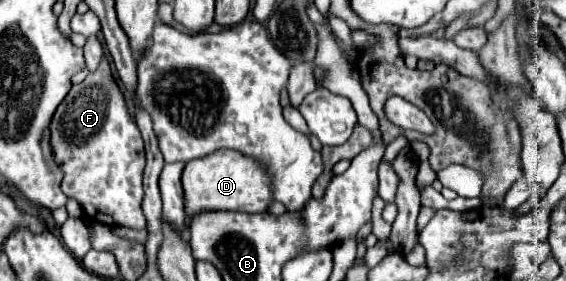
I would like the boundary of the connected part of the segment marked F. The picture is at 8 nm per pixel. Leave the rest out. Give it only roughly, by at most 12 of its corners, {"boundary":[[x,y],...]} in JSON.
{"boundary":[[105,56],[51,122],[91,220],[145,228],[139,128]]}

